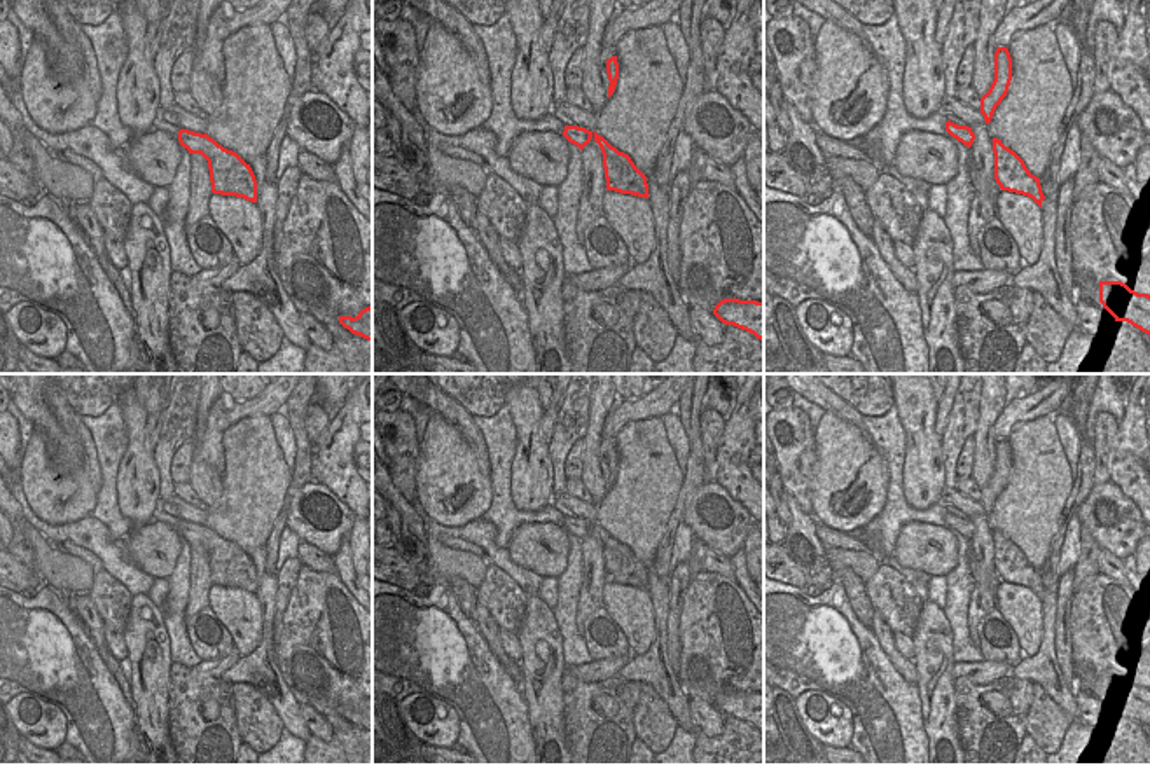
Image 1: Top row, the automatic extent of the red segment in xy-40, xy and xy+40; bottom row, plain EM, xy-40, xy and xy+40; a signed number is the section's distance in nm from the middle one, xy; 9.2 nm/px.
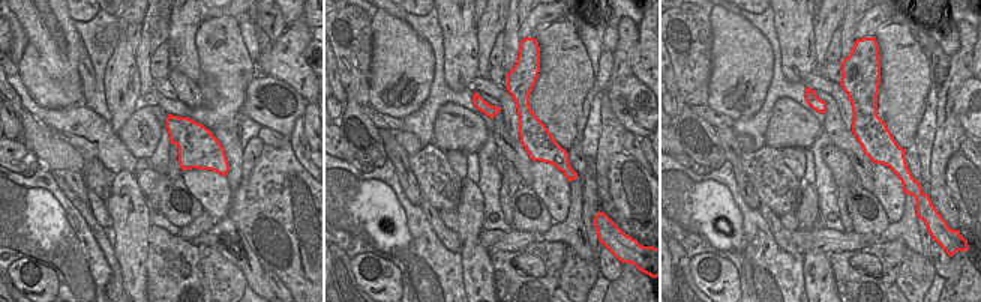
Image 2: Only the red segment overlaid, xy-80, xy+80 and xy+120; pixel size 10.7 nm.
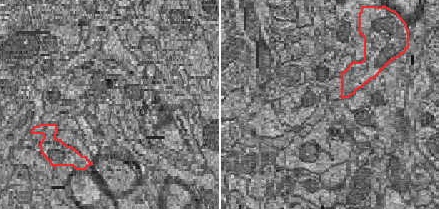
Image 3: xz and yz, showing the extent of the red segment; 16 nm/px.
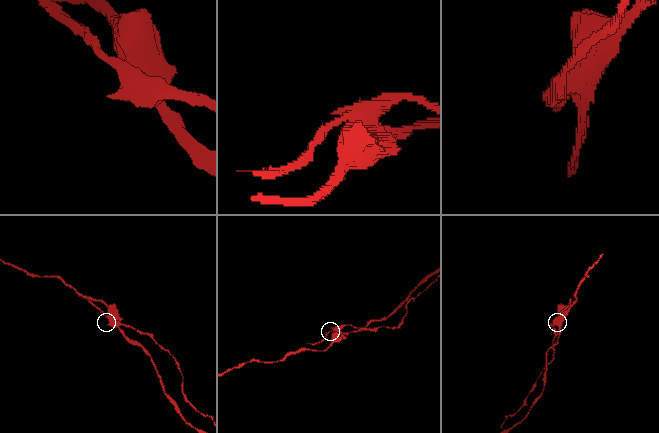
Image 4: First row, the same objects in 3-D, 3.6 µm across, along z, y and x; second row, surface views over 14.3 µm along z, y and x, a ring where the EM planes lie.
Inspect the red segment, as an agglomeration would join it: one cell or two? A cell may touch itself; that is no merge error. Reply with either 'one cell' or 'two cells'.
two cells

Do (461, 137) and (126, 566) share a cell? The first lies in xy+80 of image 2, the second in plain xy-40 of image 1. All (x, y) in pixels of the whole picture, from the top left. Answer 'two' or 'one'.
two

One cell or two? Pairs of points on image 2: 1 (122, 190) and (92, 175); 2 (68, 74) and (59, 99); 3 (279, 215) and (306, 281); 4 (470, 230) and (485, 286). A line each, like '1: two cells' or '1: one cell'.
1: two cells
2: two cells
3: one cell
4: one cell

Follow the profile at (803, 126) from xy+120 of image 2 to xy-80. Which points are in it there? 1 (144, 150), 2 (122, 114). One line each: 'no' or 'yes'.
1: yes
2: no

